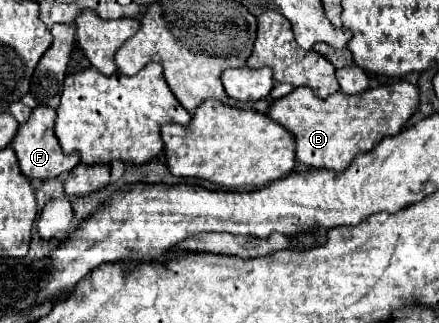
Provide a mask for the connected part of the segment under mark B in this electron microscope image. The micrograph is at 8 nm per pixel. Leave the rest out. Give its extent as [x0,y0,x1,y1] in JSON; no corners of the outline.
[267,81,419,173]

